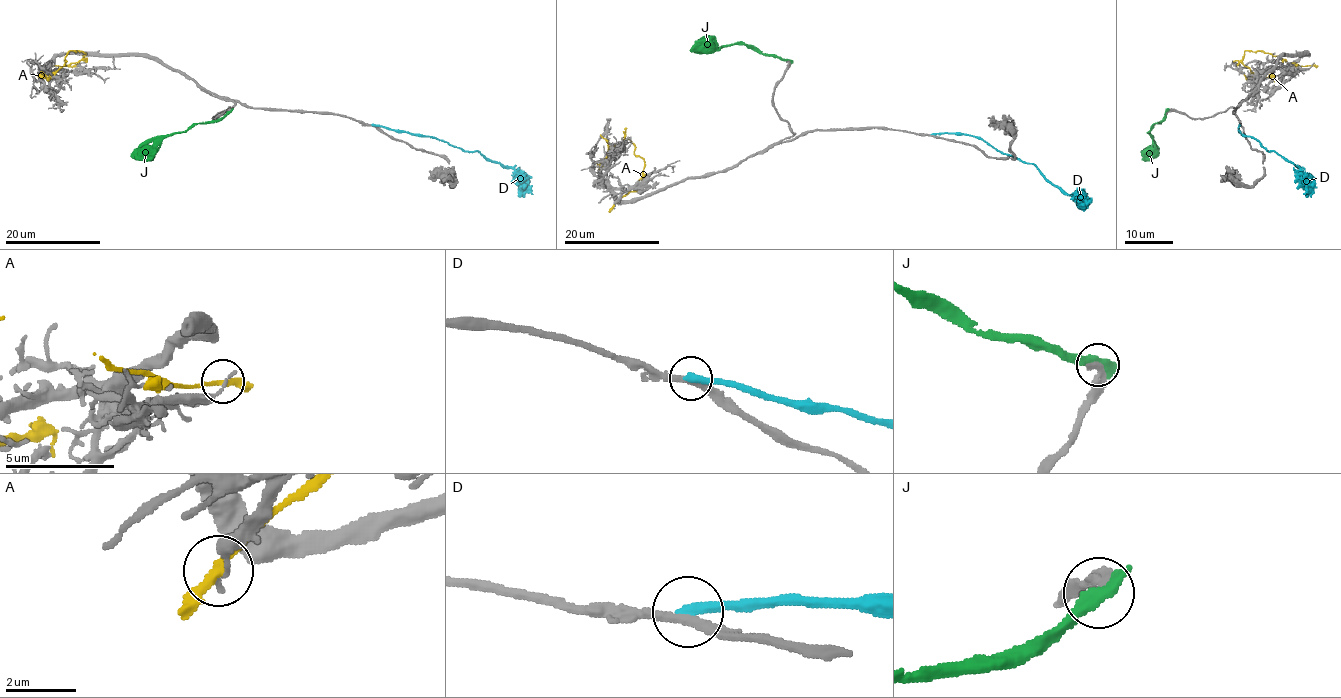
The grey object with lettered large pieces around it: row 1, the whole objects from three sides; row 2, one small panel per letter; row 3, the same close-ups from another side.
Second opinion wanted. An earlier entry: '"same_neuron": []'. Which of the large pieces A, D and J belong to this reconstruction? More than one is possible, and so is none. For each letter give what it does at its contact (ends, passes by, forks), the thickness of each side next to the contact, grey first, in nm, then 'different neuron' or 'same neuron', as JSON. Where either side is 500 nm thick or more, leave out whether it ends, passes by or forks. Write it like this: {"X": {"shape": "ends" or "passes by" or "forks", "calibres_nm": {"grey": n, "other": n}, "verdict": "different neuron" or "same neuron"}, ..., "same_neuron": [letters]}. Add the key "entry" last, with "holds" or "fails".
{"A": {"shape": "passes by", "calibres_nm": {"grey": 160, "other": 240}, "verdict": "different neuron"}, "D": {"shape": "ends", "calibres_nm": {"grey": 280, "other": 320}, "verdict": "different neuron"}, "J": {"shape": "ends", "calibres_nm": {"grey": 340, "other": 460}, "verdict": "different neuron"}, "same_neuron": [], "entry": "holds"}

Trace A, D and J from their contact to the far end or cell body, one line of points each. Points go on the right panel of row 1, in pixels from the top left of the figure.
A: (1311, 65), (1297, 66), (1277, 55), (1259, 51), (1244, 53), (1242, 63), (1257, 77), (1272, 77), (1274, 81)
D: (1240, 124), (1239, 130), (1242, 134), (1252, 136), (1268, 151), (1275, 151), (1300, 167), (1300, 176), (1311, 197)
J: (1166, 111), (1149, 132), (1155, 156)

